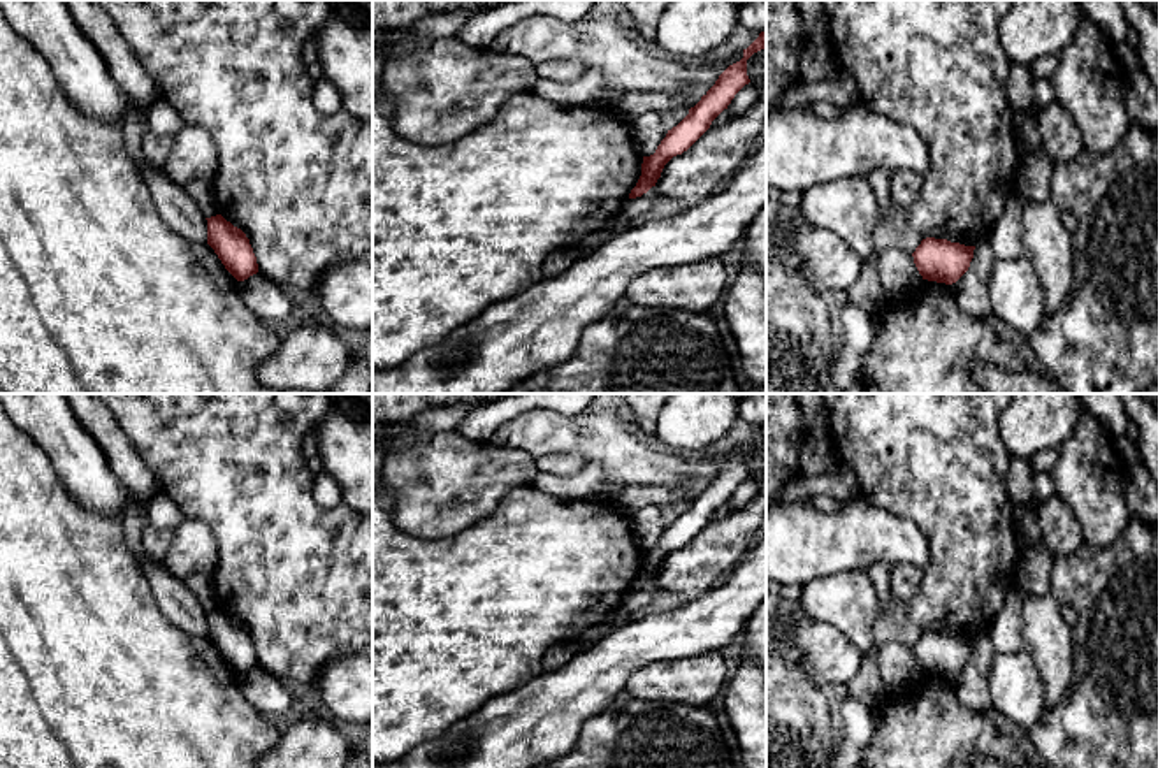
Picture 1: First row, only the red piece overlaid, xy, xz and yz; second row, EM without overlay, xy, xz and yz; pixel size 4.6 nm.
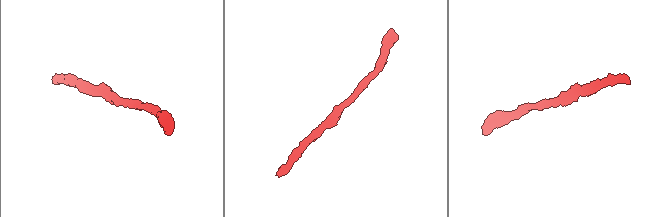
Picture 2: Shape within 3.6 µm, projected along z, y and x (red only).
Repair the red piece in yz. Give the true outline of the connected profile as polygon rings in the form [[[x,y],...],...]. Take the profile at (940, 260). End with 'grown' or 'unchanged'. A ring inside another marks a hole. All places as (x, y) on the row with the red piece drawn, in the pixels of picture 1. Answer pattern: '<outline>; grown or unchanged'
[[[926,237],[912,253],[923,279],[952,285],[970,267],[975,246]]]; unchanged

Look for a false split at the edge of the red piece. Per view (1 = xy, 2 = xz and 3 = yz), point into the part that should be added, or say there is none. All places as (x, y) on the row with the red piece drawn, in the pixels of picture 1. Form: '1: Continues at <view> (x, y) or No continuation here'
1: No continuation here
2: No continuation here
3: No continuation here

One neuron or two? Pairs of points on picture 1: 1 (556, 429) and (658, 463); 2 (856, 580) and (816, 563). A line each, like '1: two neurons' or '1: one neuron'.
1: one neuron
2: two neurons

